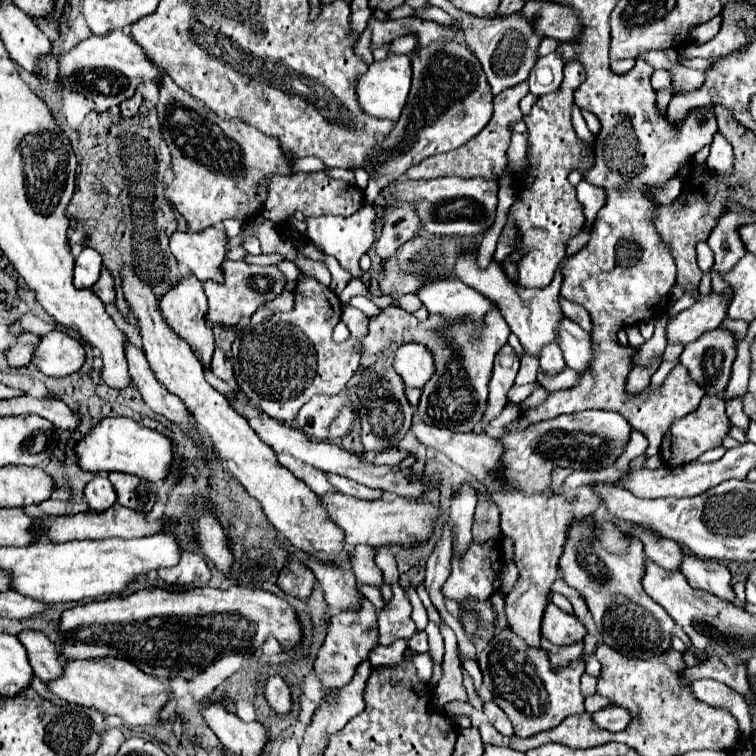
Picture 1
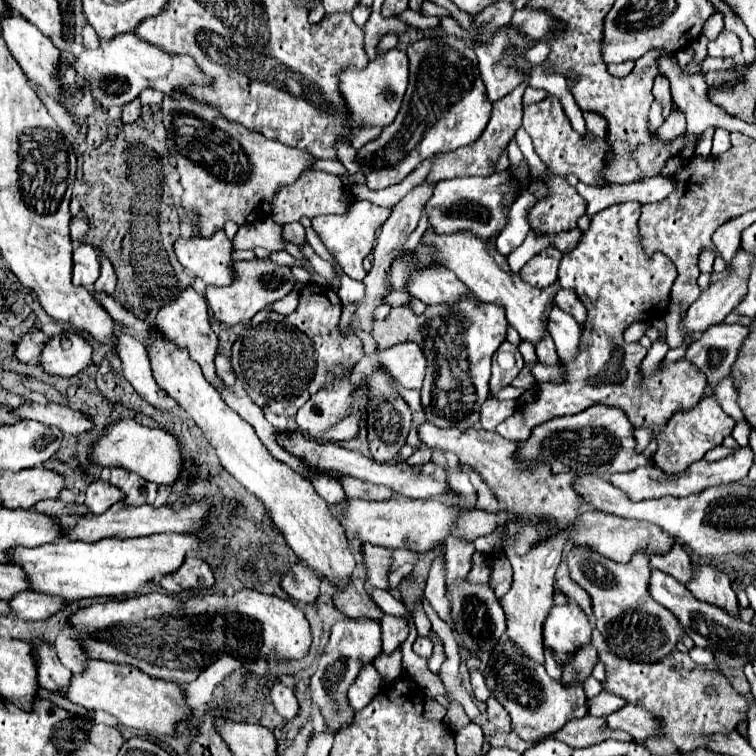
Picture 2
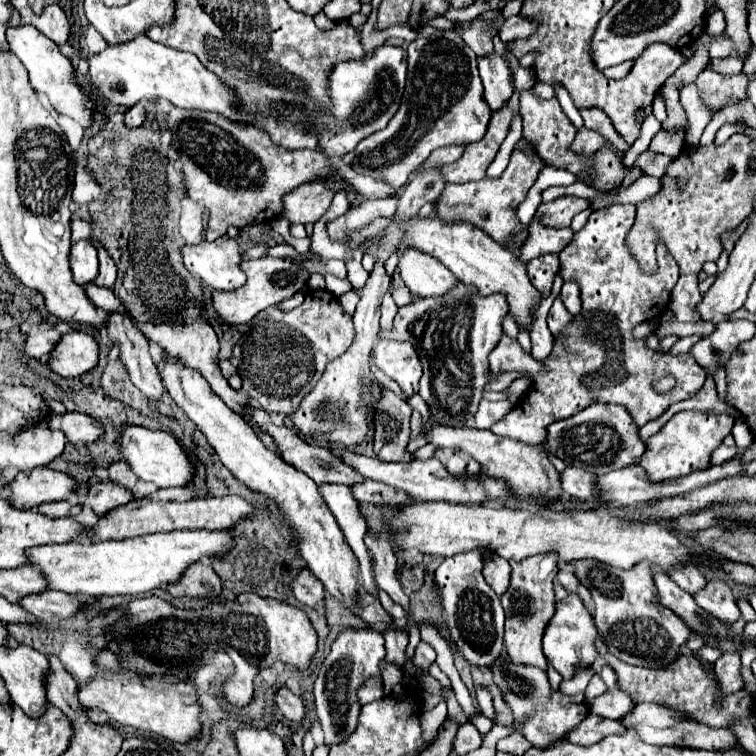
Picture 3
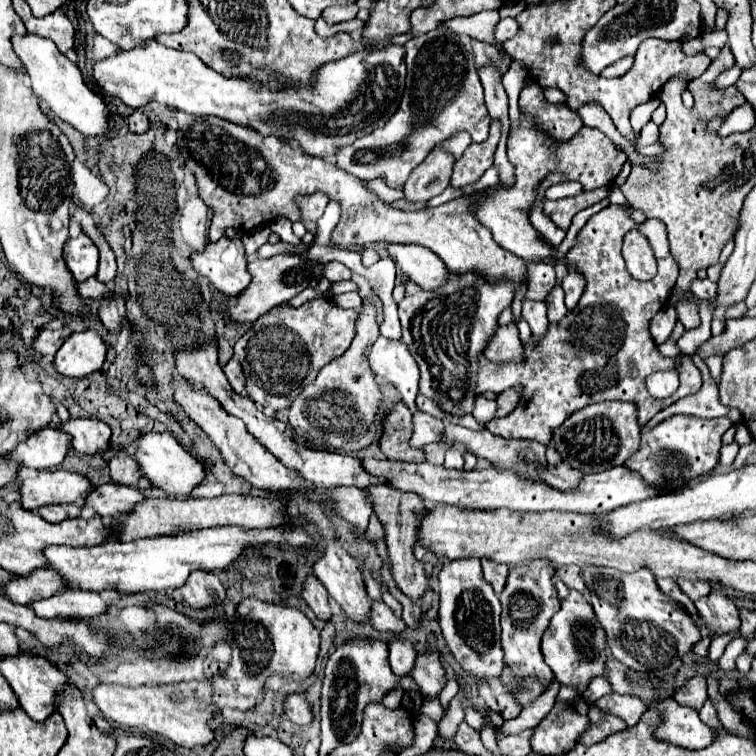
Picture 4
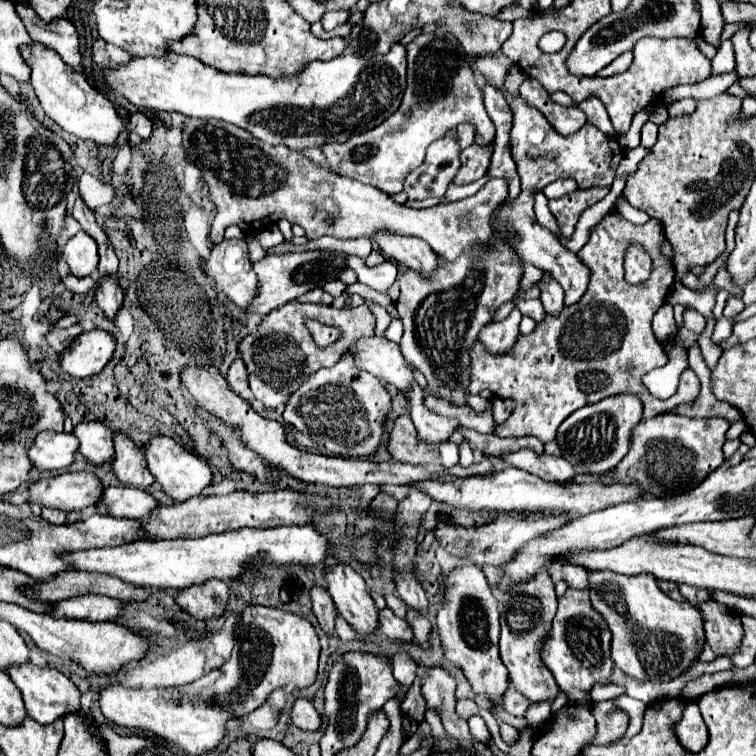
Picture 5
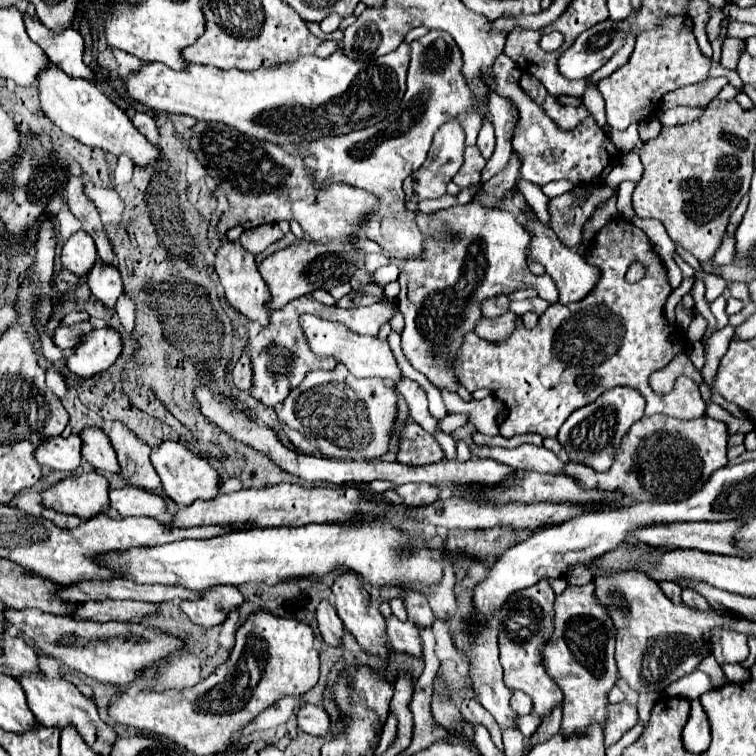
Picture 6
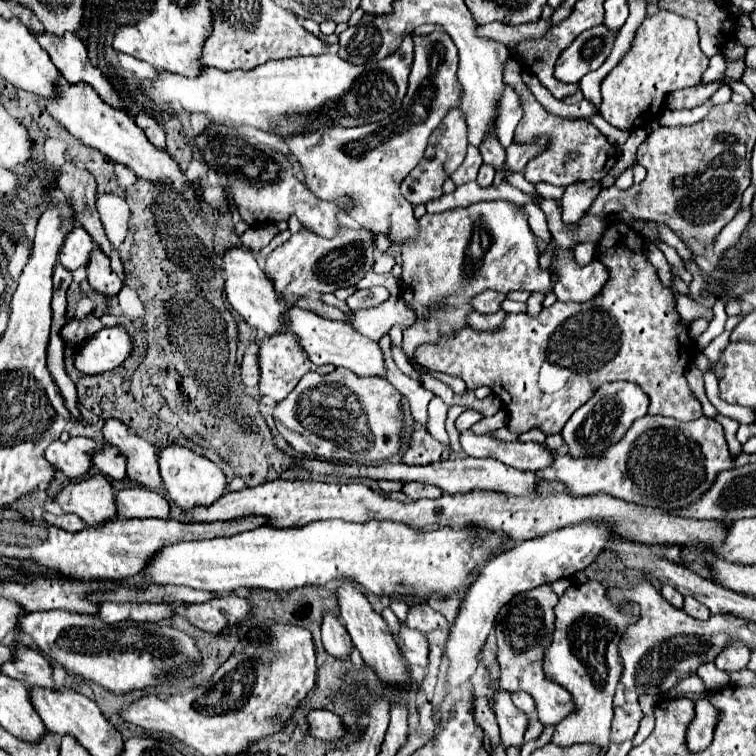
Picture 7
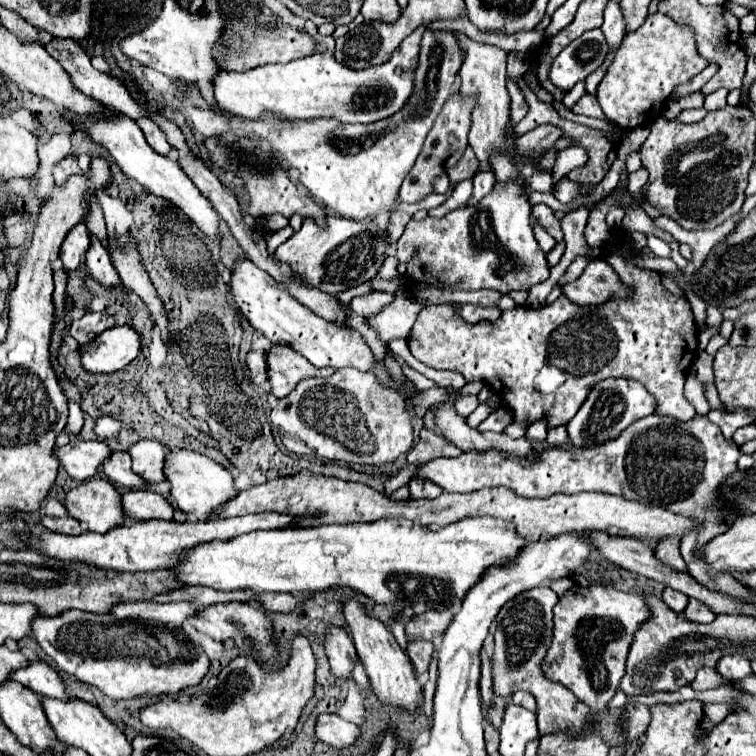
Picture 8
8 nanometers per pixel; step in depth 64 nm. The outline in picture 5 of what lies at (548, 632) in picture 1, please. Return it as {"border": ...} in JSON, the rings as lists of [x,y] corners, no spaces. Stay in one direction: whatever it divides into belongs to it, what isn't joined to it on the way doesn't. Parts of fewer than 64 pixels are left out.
{"border":[[[568,588],[566,594],[558,600],[558,612],[552,622],[552,630],[542,646],[542,660],[554,674],[560,690],[564,690],[572,704],[590,706],[590,688],[596,682],[610,682],[612,658],[610,658],[610,632],[594,612],[588,590]]]}

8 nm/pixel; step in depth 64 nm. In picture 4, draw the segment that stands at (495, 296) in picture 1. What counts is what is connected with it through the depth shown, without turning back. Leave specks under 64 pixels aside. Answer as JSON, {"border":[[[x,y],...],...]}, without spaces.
{"border":[[[176,112],[176,122],[178,122],[178,142],[176,142],[176,146],[182,152],[186,166],[192,170],[192,174],[196,178],[198,196],[214,212],[212,222],[210,222],[210,230],[208,230],[210,242],[220,240],[224,236],[226,228],[230,228],[230,226],[236,228],[236,230],[248,232],[248,230],[264,228],[274,218],[280,218],[280,216],[286,216],[292,222],[302,222],[296,216],[296,204],[292,204],[292,200],[298,194],[322,190],[332,200],[338,200],[342,204],[340,222],[332,232],[332,240],[340,246],[368,246],[368,244],[380,242],[380,240],[398,242],[398,244],[420,244],[420,246],[426,246],[432,252],[436,252],[436,256],[442,258],[446,268],[454,274],[462,276],[462,274],[470,272],[470,274],[482,278],[488,284],[500,284],[500,282],[506,280],[506,282],[512,282],[516,288],[526,284],[526,264],[524,264],[524,260],[514,256],[512,252],[500,248],[494,242],[488,228],[484,228],[480,222],[476,222],[476,218],[472,216],[472,212],[468,208],[472,198],[458,198],[458,200],[452,200],[448,204],[428,208],[428,210],[416,210],[416,212],[404,212],[404,210],[396,210],[396,208],[392,210],[392,208],[388,208],[386,202],[380,202],[372,192],[368,192],[366,186],[362,184],[362,180],[358,180],[356,176],[342,172],[336,164],[330,164],[322,158],[306,154],[298,146],[292,148],[288,144],[282,144],[276,136],[262,136],[254,128],[250,130],[250,128],[244,128],[244,126],[236,126],[236,124],[224,120],[224,118],[218,118],[218,116],[190,116],[188,112]]]}

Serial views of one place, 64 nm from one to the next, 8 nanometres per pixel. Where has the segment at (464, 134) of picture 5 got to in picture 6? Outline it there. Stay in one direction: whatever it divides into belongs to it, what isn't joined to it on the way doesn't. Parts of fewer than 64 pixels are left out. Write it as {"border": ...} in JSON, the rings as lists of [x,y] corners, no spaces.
{"border":[[[482,104],[478,106],[478,112],[470,112],[464,120],[462,120],[462,128],[464,128],[464,134],[466,134],[466,146],[472,146],[476,136],[478,136],[478,130],[480,130],[480,124],[482,124],[482,118],[484,114],[480,112]]]}

